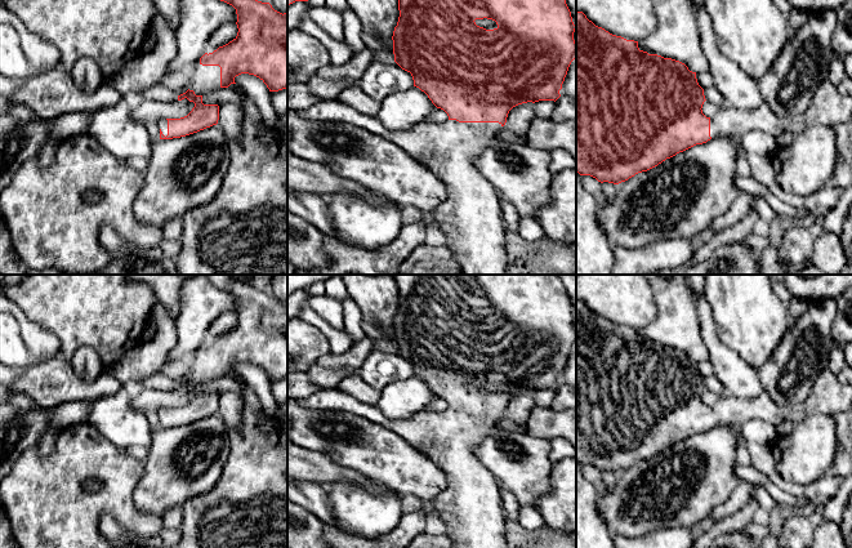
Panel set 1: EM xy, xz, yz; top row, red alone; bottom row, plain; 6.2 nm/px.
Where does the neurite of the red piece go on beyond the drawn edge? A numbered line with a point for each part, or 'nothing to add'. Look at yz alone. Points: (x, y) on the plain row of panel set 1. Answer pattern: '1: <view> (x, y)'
1: yz (829, 396)

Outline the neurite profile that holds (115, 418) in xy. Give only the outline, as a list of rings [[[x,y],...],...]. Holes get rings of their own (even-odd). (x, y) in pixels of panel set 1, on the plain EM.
[[[124,389],[93,401],[90,424],[115,446],[150,446],[152,432],[143,411],[135,409]]]

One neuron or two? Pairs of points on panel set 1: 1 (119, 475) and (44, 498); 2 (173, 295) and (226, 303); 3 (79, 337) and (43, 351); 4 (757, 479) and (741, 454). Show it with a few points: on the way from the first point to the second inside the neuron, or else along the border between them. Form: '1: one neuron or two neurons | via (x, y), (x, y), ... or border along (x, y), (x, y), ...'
1: one neuron | via (101, 473), (68, 473), (62, 480)
2: two neurons | border along (182, 288), (178, 315), (173, 320)
3: two neurons | border along (38, 324), (48, 329), (58, 341), (59, 353)
4: two neurons | border along (736, 460), (749, 467)

